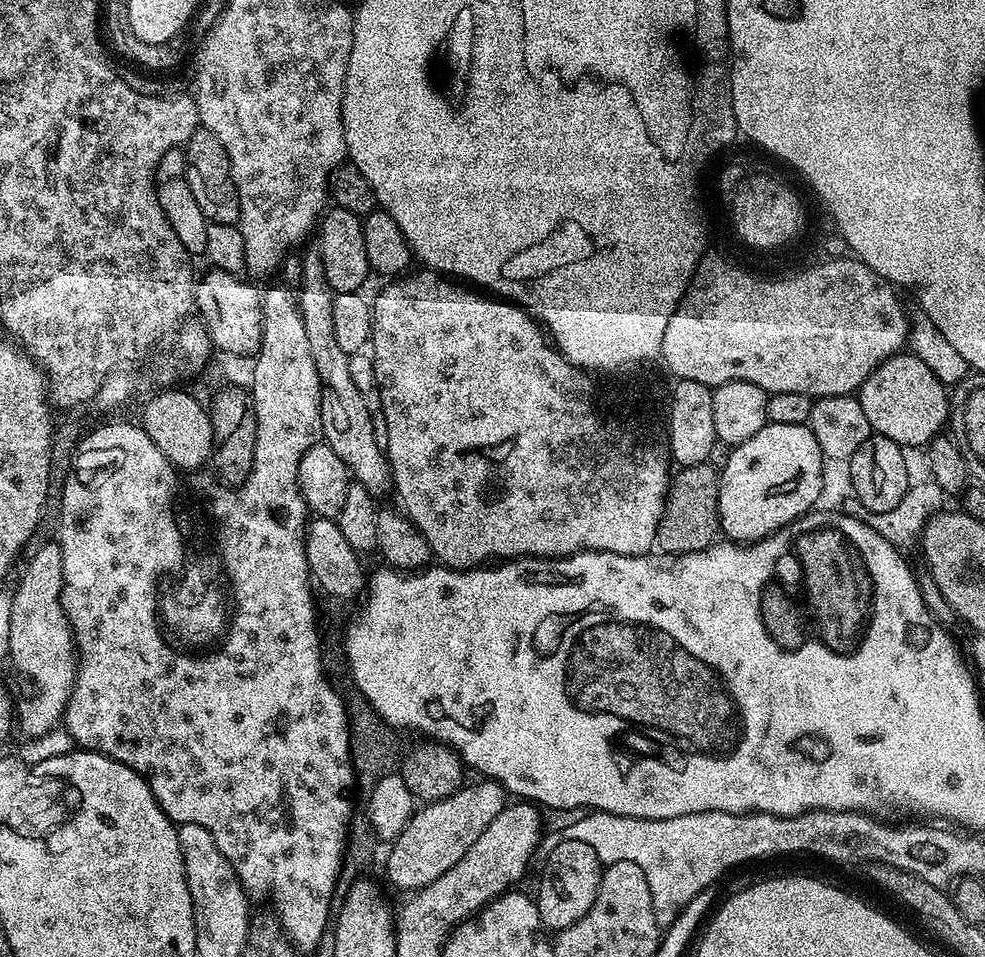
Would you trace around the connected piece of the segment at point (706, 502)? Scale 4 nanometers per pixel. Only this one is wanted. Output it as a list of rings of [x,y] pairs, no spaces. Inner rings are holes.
[[[709,463],[680,468],[671,477],[668,497],[664,504],[666,506],[663,515],[664,524],[661,525],[660,536],[655,543],[655,547],[661,553],[685,556],[687,552],[701,552],[703,548],[712,547],[720,532],[720,472]]]

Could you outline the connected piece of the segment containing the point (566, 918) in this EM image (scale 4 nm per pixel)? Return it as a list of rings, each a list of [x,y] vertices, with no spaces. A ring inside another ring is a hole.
[[[566,839],[547,849],[546,855],[544,869],[540,872],[540,885],[534,891],[540,923],[551,930],[574,926],[574,922],[578,922],[578,918],[582,918],[582,914],[586,914],[596,901],[602,871],[600,859],[591,846],[586,846],[586,842]]]

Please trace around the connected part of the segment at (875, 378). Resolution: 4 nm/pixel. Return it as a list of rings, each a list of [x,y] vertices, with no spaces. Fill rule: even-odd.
[[[897,354],[878,365],[860,387],[858,399],[862,410],[866,410],[866,422],[870,422],[873,433],[890,438],[905,450],[923,449],[935,436],[941,435],[940,427],[950,420],[949,389],[913,354]]]

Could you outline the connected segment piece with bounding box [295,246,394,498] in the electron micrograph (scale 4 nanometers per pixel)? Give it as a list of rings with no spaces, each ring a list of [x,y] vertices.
[[[319,247],[307,248],[303,249],[305,252],[300,256],[302,274],[295,295],[310,354],[314,358],[314,370],[318,370],[322,440],[330,446],[330,450],[334,450],[334,454],[338,454],[338,458],[342,458],[342,462],[346,462],[348,475],[354,478],[355,483],[366,486],[372,496],[383,498],[394,488],[392,467],[388,464],[385,445],[378,435],[377,421],[376,424],[372,421],[372,412],[364,401],[367,400],[365,393],[360,392],[358,386],[354,386],[354,378],[350,378],[350,362],[346,350],[339,348],[334,339],[334,293],[330,282],[326,282],[326,266],[322,262],[322,254]]]

